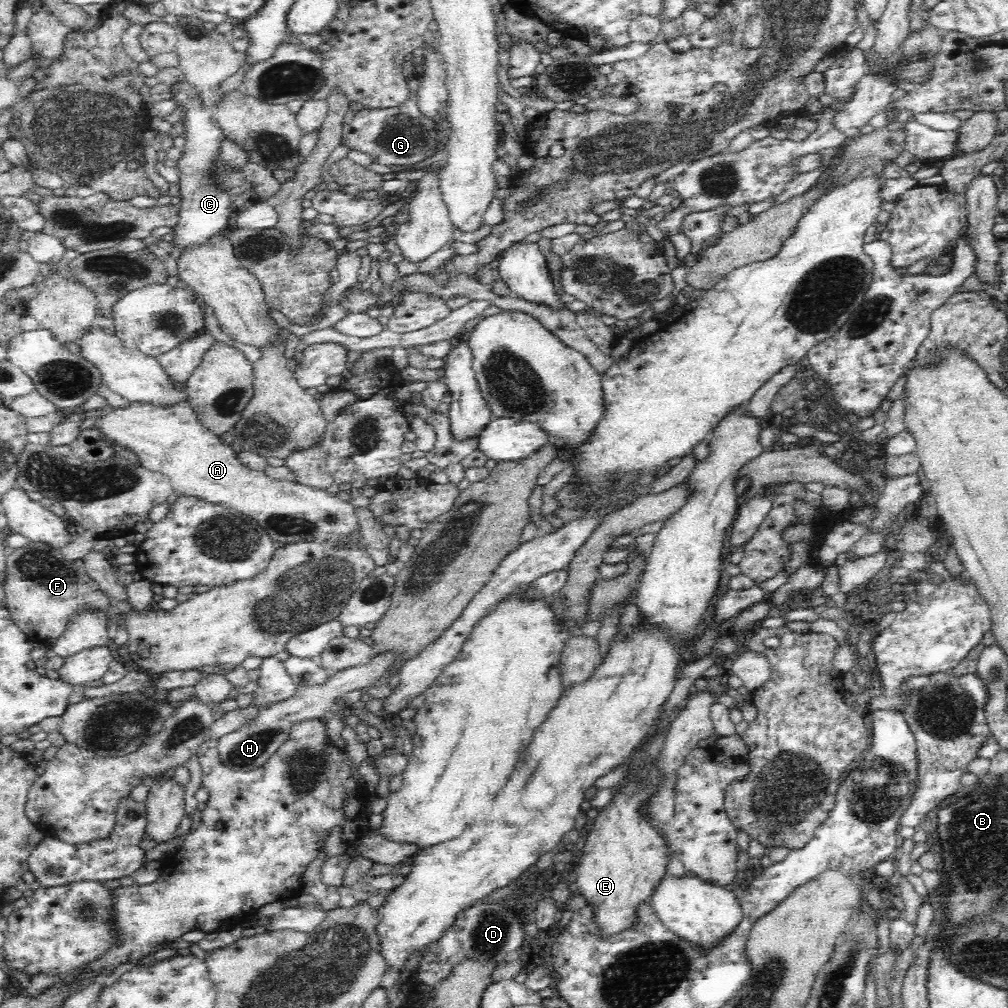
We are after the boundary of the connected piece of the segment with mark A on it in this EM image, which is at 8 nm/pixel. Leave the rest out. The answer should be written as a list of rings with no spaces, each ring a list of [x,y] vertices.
[[[182,399],[165,405],[156,405],[152,401],[131,402],[124,408],[113,408],[98,418],[93,428],[111,446],[120,446],[134,452],[139,458],[139,464],[146,470],[166,475],[173,492],[179,496],[200,497],[208,502],[233,508],[253,518],[270,538],[282,545],[298,541],[327,541],[330,538],[345,537],[350,531],[359,528],[356,507],[343,501],[338,495],[331,494],[326,489],[302,486],[294,481],[276,480],[264,471],[252,470],[243,465],[235,447],[224,444],[219,436],[209,432],[198,421],[190,401]]]

